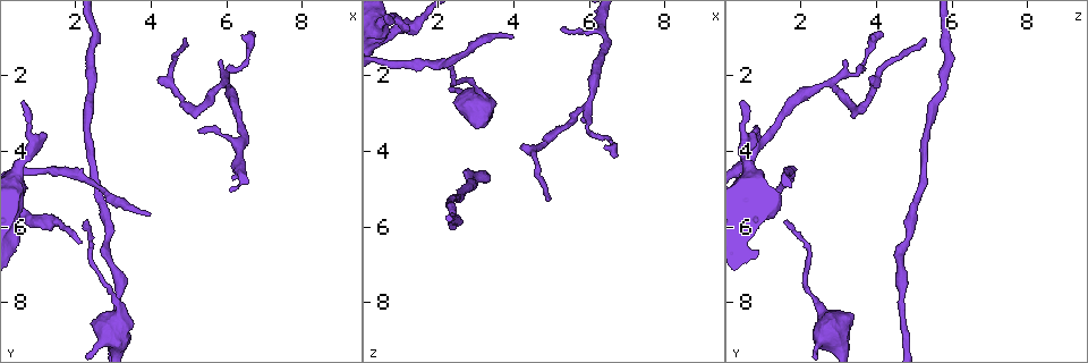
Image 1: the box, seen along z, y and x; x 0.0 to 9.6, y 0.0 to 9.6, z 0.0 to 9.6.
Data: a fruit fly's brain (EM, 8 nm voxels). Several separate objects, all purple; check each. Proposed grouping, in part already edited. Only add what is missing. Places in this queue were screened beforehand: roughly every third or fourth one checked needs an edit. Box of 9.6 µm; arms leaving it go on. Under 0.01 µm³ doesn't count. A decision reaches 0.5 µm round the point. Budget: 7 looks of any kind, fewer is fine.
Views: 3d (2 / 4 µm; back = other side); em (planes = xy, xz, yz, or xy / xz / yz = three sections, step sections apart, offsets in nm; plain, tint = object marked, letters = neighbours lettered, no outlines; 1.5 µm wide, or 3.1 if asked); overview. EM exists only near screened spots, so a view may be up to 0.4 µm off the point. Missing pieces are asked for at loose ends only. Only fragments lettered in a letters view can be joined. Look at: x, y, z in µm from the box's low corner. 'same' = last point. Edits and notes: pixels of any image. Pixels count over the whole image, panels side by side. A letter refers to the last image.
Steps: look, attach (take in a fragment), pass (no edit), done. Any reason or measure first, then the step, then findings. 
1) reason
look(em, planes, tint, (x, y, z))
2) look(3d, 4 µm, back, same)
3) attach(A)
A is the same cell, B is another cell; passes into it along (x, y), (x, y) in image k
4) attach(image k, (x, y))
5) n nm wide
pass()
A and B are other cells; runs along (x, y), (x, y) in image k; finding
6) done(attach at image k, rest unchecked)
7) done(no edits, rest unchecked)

tapers out
look(3d, 4 µm, (3.95, 5.65, 1.00))

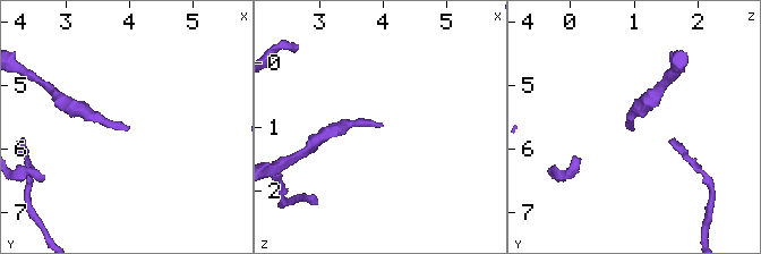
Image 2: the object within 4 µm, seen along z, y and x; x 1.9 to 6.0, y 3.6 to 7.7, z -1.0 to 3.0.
shape alone is not enough
look(em, yz, step 8, tint, (4.05, 5.65, 1.00))

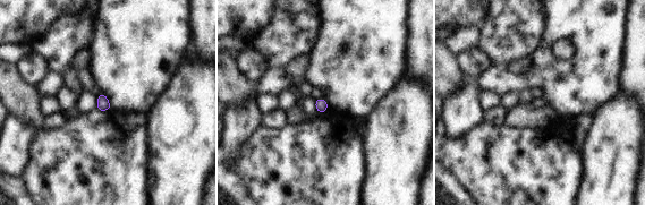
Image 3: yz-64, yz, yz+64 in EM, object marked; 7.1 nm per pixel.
cut it another way
look(em, planes, letters, same)

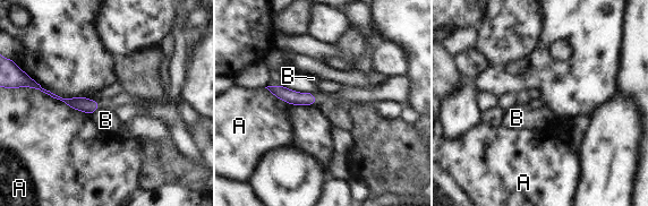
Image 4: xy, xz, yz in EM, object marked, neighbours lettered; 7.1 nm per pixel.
100 nm wide
pass()
A and B are other cells; no lettered fragment goes on from it

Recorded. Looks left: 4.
free end
look(em, planes, plain, (2.25, 5.80, 1.55))

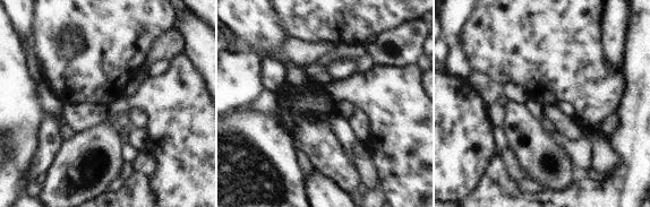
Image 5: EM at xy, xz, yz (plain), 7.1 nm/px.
where the object lies
look(em, planes, tint, same)

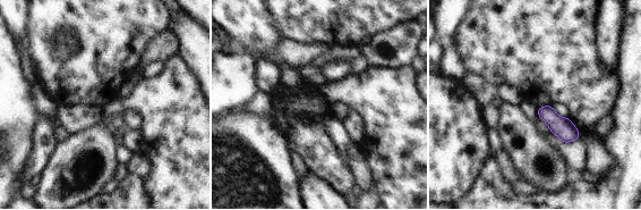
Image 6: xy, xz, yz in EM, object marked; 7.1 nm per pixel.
see the neighbours
look(em, planes, letters, same)

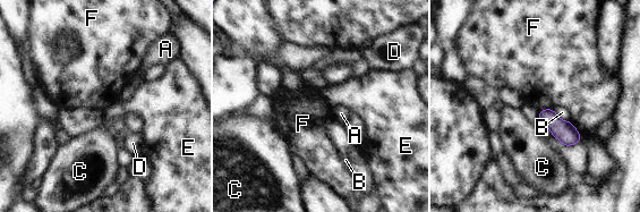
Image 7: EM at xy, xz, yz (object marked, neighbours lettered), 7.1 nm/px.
pass()
A, B, C, D, E and F are other cells; border along (553, 109), (542, 109), (539, 111) in image 7; none of them fits

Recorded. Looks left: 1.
done(no edits, rest unchecked)

